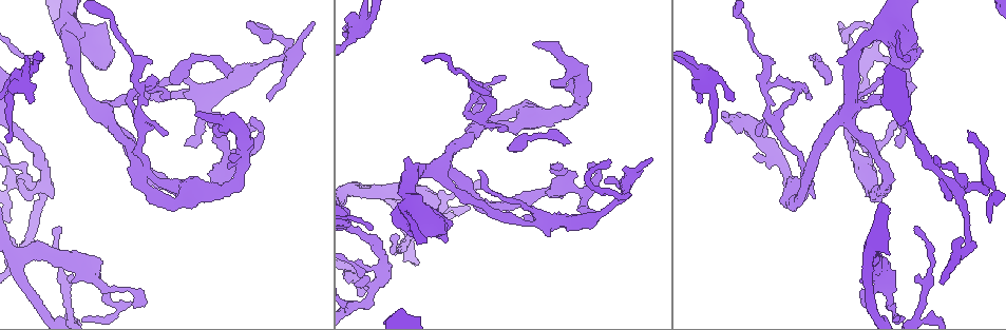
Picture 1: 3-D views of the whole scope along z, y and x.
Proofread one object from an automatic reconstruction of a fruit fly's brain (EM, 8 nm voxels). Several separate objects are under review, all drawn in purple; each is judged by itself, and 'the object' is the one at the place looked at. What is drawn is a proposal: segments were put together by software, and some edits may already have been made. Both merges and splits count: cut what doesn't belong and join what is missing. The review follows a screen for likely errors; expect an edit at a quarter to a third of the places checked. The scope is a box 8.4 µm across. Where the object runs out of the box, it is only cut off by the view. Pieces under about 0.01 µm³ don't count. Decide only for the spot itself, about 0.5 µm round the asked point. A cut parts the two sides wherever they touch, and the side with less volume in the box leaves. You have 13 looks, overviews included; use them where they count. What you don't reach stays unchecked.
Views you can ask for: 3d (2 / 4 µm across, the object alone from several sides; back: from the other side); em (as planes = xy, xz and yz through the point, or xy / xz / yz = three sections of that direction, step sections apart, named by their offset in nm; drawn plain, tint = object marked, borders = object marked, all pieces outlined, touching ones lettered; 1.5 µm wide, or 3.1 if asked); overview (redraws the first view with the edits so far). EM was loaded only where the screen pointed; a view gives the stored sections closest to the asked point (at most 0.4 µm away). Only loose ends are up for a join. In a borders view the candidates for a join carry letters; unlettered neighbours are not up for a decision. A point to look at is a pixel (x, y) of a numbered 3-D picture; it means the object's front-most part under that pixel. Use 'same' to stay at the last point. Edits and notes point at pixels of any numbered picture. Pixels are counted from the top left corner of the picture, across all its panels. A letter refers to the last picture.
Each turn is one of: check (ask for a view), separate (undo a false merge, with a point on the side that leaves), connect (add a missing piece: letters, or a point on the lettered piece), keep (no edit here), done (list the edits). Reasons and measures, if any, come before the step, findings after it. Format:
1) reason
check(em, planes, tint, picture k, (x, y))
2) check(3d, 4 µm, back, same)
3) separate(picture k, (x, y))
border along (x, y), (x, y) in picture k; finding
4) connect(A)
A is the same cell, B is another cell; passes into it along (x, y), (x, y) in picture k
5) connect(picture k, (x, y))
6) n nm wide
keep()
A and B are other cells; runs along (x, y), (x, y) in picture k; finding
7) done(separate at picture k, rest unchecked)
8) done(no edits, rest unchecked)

branch stops here
check(em, planes, borders, picture 1, (563, 143))

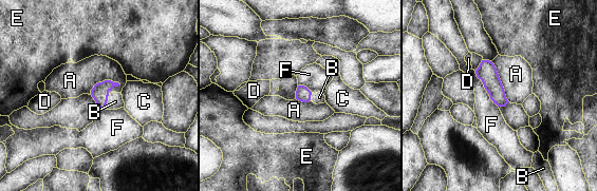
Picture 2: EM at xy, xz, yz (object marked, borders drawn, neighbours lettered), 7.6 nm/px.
connect(B)
B is the same cell, A, C, D, E and F are other cells; it goes on there

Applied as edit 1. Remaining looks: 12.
abrupt turn
check(em, yz, step 4, borders, picture 1, (590, 183))

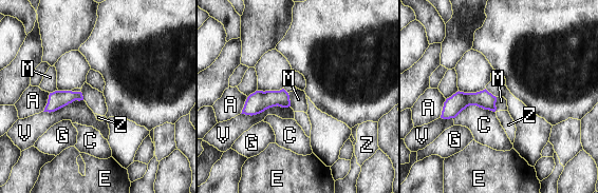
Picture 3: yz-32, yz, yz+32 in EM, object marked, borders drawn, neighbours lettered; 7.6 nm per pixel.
110 nm wide
keep()
A, C, E, G, M, V and Z are other cells; border along (494, 111), (467, 105), (453, 118) in picture 3; one neuron here

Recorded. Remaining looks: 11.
abrupt turn
check(em, planes, borders, picture 1, (457, 215))

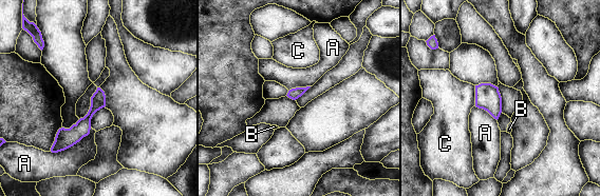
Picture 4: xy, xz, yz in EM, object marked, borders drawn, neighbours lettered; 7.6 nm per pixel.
90 nm wide
keep()
A, B and C are other cells; border along (91, 128), (72, 145), (51, 152) in picture 4; all the same neuron

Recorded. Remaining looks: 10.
branch point
check(3d, 4 µm, picture 1, (355, 278))

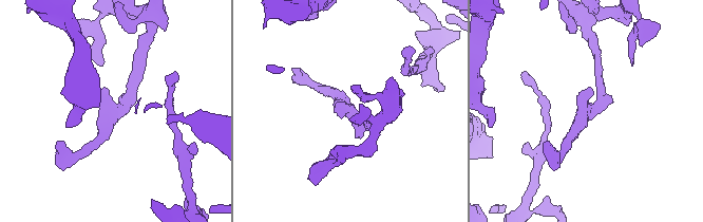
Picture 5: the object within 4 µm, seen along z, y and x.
now the EM
check(em, xz, step 8, tint, picture 5, (350, 113))

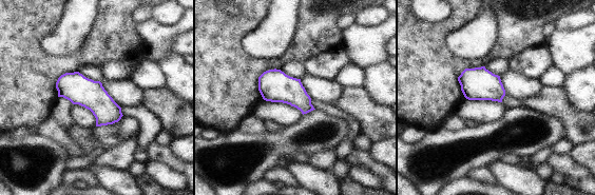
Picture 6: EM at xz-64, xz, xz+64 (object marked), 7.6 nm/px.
see the neighbours
check(em, xz, step 8, borders, same)

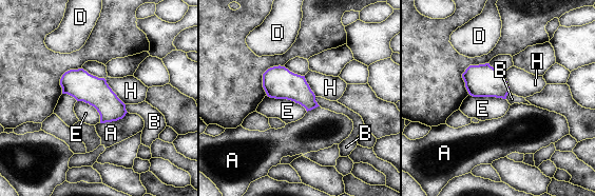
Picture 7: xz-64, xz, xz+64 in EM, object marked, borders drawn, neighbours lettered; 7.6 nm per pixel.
keep()
A, B, D, E and H are other cells; border along (266, 95), (293, 100), (307, 111) in picture 7; all the same neuron

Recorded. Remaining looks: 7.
done(connect at picture 2, rest unchecked)

